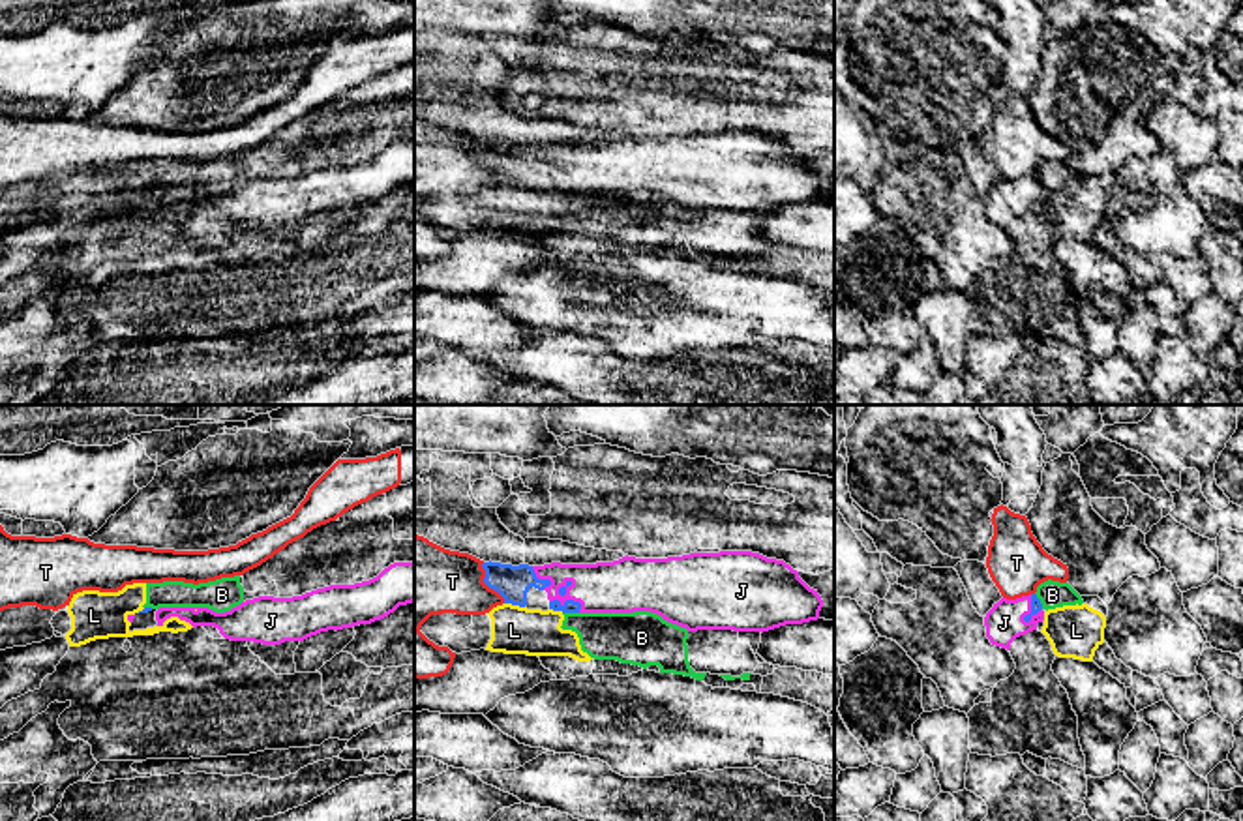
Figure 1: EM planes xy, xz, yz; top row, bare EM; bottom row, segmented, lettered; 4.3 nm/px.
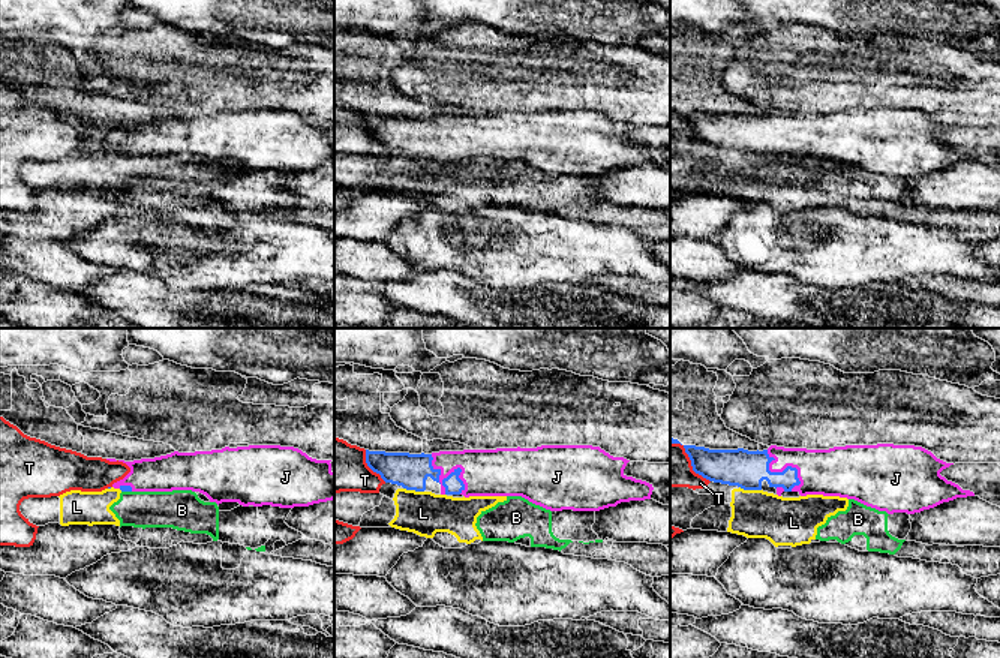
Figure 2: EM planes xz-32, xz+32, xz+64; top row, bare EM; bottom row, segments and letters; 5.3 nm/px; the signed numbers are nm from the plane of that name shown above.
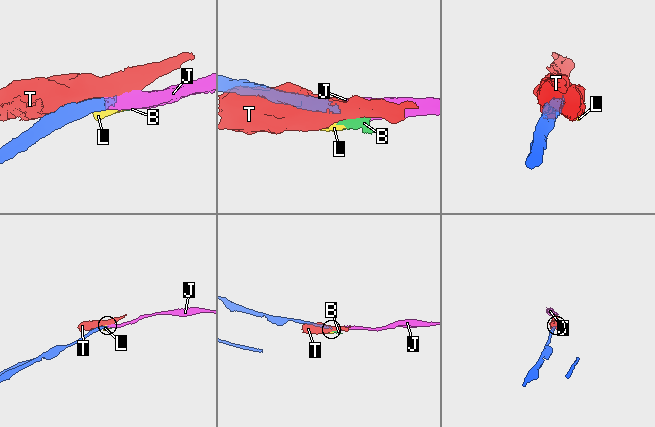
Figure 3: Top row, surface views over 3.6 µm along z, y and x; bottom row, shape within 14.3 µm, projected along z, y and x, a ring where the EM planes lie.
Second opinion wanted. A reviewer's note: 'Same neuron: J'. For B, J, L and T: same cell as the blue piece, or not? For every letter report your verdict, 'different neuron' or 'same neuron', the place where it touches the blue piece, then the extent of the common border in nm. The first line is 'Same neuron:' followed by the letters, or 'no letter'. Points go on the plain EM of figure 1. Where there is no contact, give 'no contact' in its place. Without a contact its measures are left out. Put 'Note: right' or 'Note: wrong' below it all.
Same neuron: J
B: different neuron; contact xz (570, 192); length 70 nm
J: same neuron; contact yz (1032, 190); length 130 nm
L: different neuron; contact xz (514, 184); length 90 nm
T: different neuron; contact xz (486, 164); length 200 nm
Note: right

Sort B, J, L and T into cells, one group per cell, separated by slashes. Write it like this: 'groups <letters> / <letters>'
groups B L / J / T

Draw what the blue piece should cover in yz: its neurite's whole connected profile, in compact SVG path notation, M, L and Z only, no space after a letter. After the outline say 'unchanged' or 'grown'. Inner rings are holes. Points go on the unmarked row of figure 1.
M1037 174L1016 180L1001 178L984 197L986 217L992 225L1011 229L1011 223L1037 210L1044 201L1042 184Z | grown

